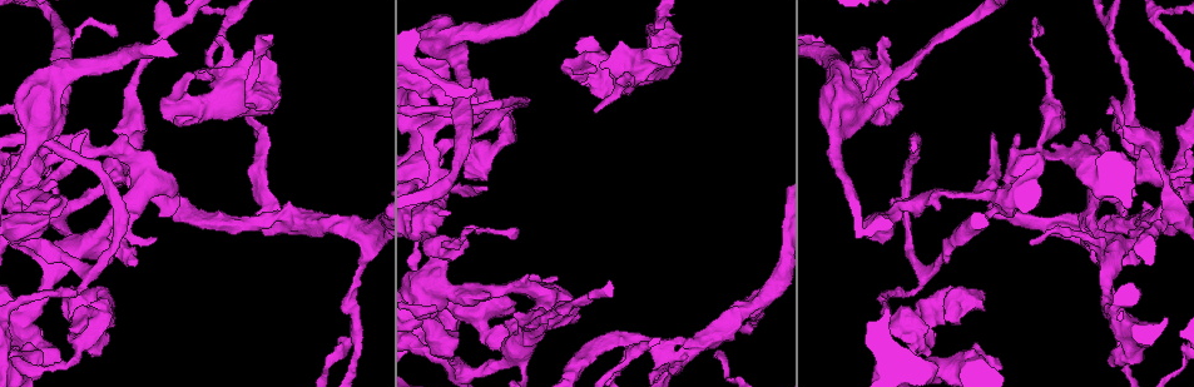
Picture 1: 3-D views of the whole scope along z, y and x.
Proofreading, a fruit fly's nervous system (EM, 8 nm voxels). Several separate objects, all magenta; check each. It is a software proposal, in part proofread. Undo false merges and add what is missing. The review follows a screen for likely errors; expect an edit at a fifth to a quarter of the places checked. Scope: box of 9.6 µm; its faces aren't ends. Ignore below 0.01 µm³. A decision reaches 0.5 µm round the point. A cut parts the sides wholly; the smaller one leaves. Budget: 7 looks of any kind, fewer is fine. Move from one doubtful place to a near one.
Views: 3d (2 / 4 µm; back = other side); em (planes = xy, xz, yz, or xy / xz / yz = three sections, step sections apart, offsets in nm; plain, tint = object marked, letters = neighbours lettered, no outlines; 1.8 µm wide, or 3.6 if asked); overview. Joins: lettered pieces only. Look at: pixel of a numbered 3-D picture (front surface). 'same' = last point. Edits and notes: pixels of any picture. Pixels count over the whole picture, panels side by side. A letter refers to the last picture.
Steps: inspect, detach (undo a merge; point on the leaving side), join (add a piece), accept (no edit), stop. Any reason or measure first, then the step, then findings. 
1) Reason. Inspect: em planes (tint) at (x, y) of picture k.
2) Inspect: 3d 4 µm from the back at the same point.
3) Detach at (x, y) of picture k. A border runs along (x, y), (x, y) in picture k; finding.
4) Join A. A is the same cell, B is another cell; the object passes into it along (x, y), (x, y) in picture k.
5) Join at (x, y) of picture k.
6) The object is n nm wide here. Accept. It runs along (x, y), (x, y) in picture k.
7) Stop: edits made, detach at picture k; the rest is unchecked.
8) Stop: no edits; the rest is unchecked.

Closes a loop. Inspect: 3d 4 µm at (430, 236) of picture 1.

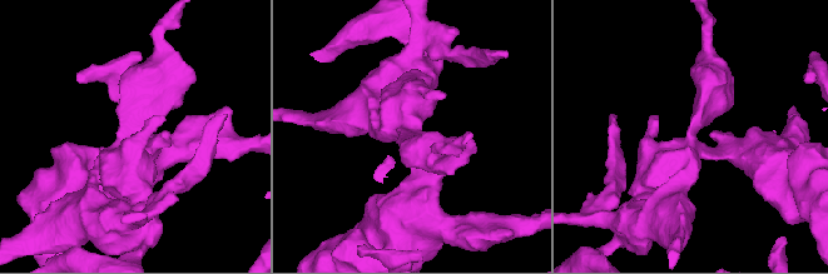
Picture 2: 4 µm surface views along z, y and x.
Inspect: em 3.6 µm yz step 4 (tint) at (690, 147) of picture 2.

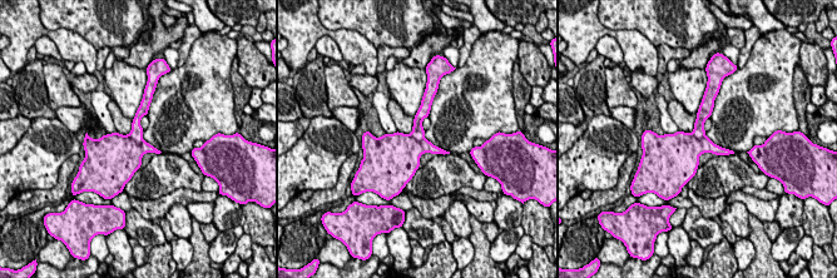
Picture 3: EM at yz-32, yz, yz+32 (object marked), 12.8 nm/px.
Another direction. Inspect: em 3.6 µm planes (letters) at the same point.

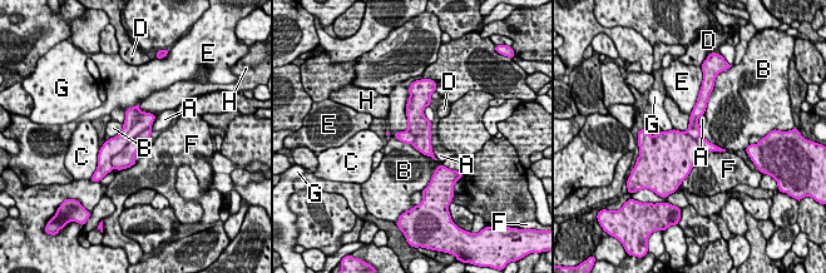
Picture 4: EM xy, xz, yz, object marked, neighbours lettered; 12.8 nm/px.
Detach at (132, 128) of picture 4. A, B, C, D, E, F, G and H are other cells; the part that leaves runs along (151, 117), (141, 120), (104, 159) in picture 4; a second neuron is stuck on.

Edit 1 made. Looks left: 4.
See it whole again. Inspect: overview.

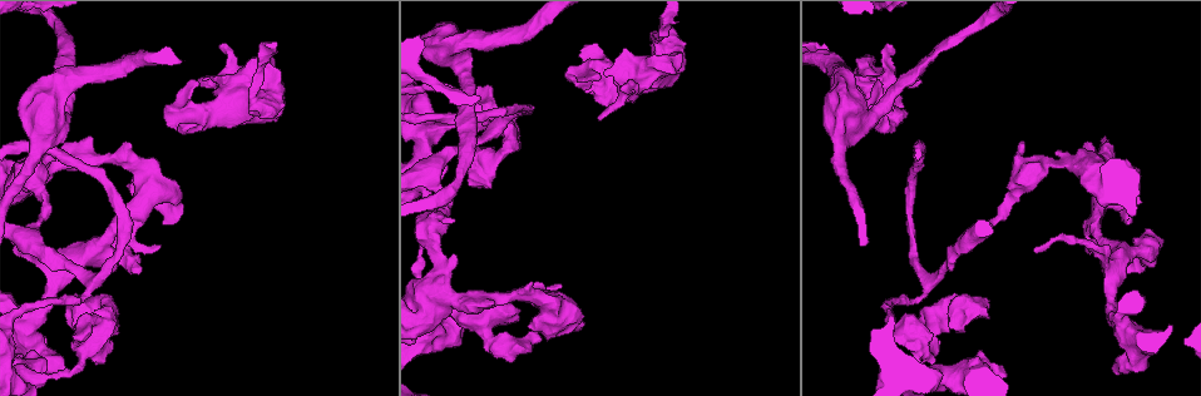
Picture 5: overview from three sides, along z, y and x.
Thick turns thin. Inspect: 3d 4 µm at (967, 366) of picture 5.

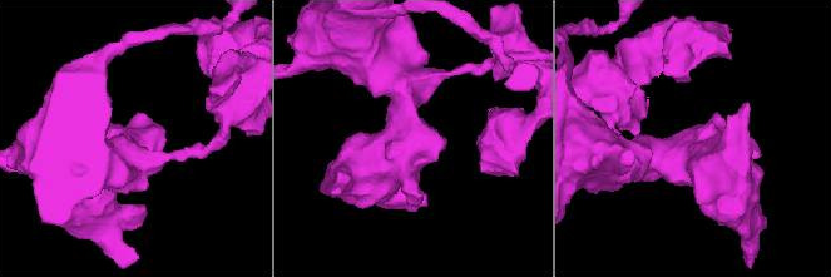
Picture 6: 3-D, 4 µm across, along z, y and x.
Inspect: em 3.6 µm planes (plain) at (700, 142) of picture 6.

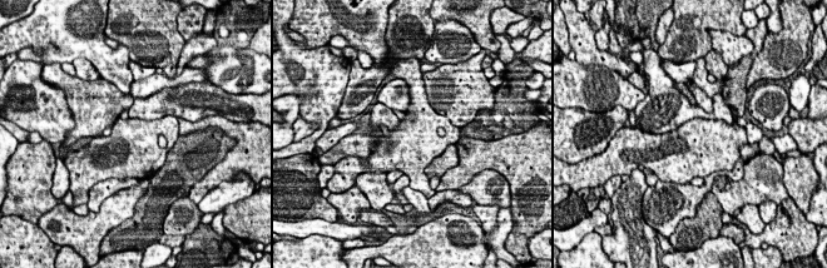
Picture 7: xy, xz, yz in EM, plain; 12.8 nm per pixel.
Inspect: em 3.6 µm planes (letters) at the same point.

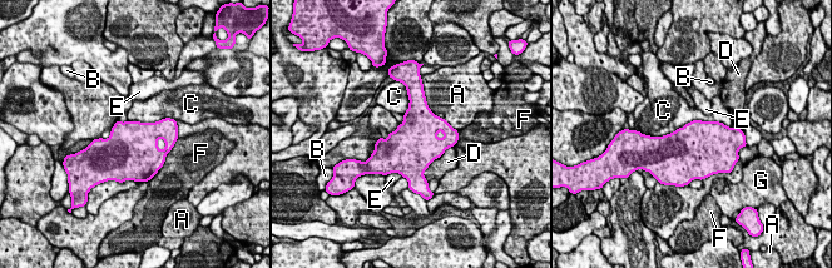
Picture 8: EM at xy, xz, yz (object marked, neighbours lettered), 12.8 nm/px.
The longest contact is with C, 650 nm. Accept. A, B, C, D, E, F and G are other cells; a border runs along (684, 124), (719, 120), (733, 128) in picture 8; continuous, no second neuron.

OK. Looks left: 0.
Stop: edits made, detach at picture 4; the rest is unchecked.

